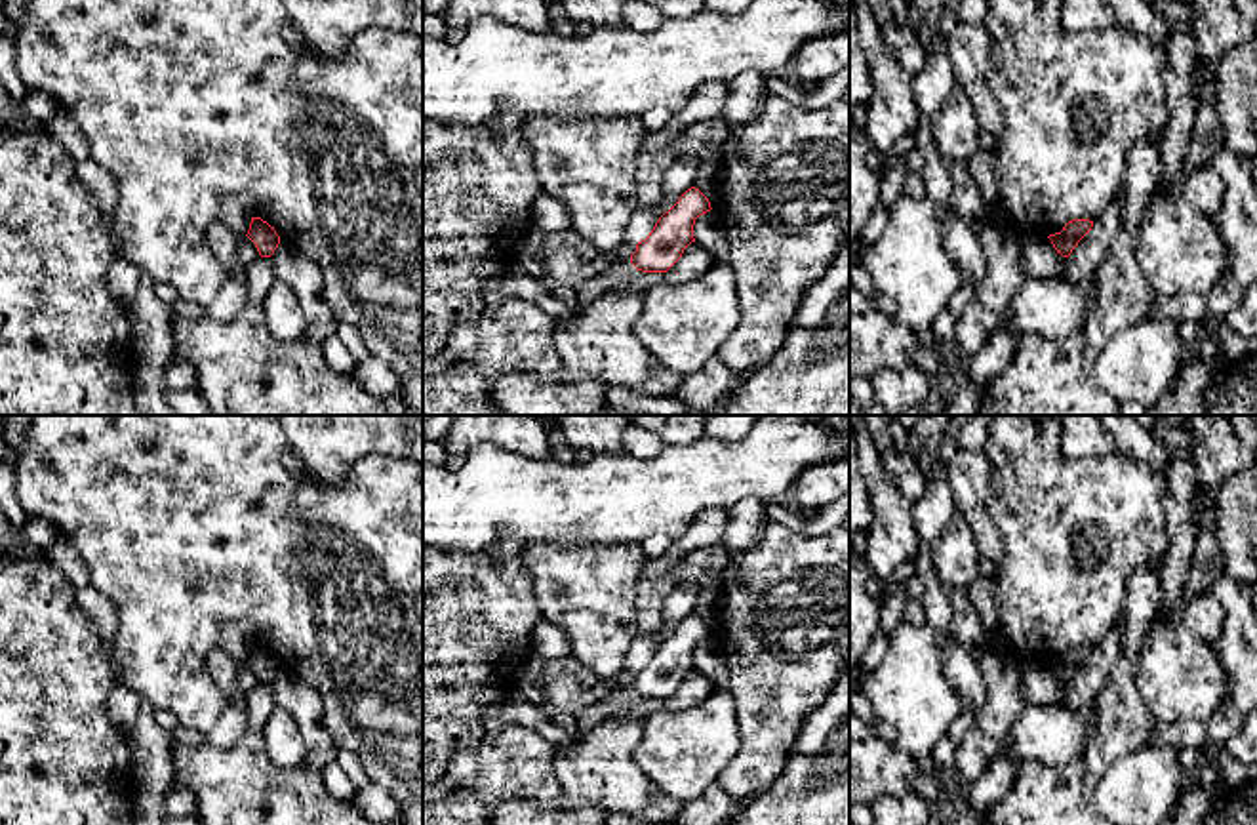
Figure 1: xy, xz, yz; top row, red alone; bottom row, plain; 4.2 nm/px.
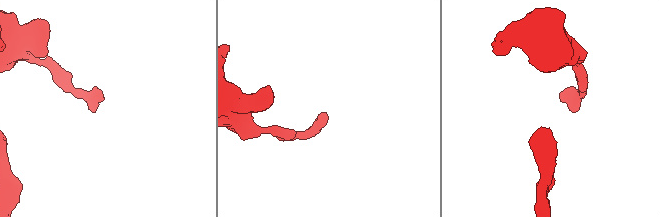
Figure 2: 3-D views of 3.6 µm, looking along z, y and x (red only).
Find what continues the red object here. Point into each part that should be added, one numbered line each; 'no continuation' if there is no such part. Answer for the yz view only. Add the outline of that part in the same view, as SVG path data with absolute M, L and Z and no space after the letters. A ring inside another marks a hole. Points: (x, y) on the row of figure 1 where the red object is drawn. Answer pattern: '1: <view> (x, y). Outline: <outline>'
no continuation

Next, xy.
no continuation

